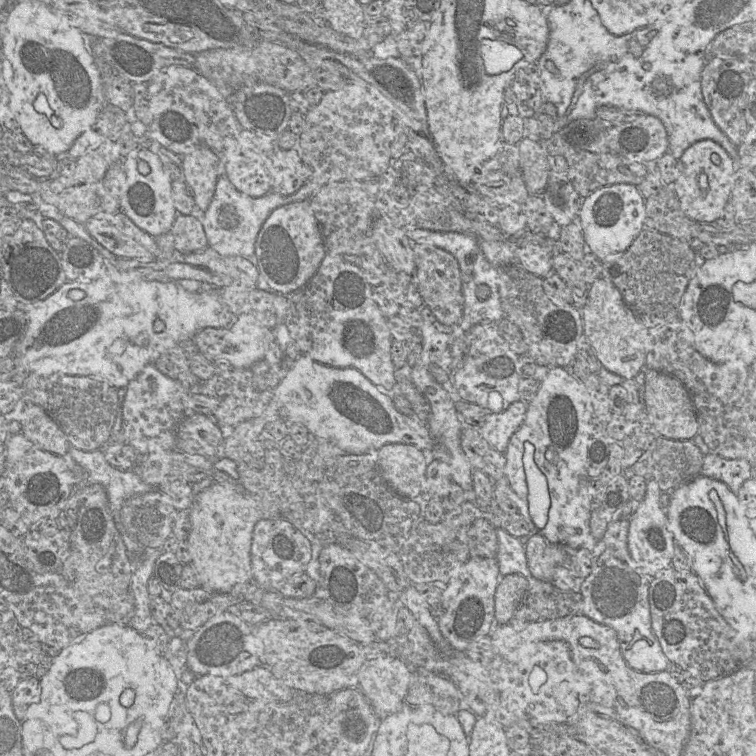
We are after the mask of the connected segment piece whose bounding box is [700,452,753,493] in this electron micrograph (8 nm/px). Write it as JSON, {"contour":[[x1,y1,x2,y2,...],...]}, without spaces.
{"contour":[[710,452,704,456,701,475,724,482,737,493,742,484,753,476,746,459,728,459]]}

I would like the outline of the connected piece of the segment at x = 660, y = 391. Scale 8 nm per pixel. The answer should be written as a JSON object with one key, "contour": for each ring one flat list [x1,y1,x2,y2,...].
{"contour":[[647,369,644,405,654,431,673,440,692,440,699,433,697,414,688,390,675,377,665,372]]}

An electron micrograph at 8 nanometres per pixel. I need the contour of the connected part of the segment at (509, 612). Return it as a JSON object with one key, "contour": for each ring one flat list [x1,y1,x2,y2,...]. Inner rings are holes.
{"contour":[[520,574,500,578,494,597,494,622,502,625,513,619,517,608,524,602,528,581]]}

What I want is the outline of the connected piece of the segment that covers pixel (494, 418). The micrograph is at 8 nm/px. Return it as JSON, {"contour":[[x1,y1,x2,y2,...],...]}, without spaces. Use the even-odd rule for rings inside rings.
{"contour":[[518,401,501,413,487,413,479,432,494,450,504,454,510,438,523,423,526,411,527,403]]}

